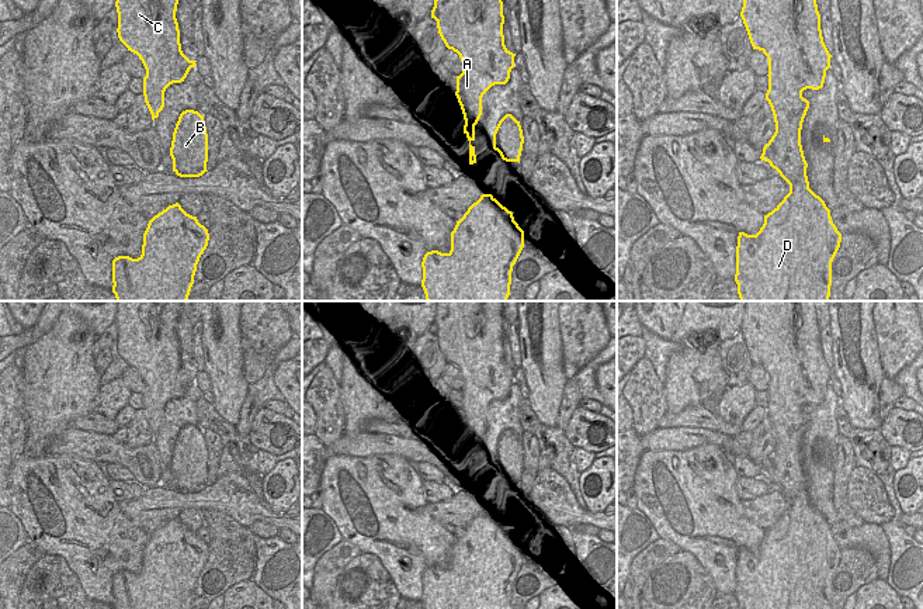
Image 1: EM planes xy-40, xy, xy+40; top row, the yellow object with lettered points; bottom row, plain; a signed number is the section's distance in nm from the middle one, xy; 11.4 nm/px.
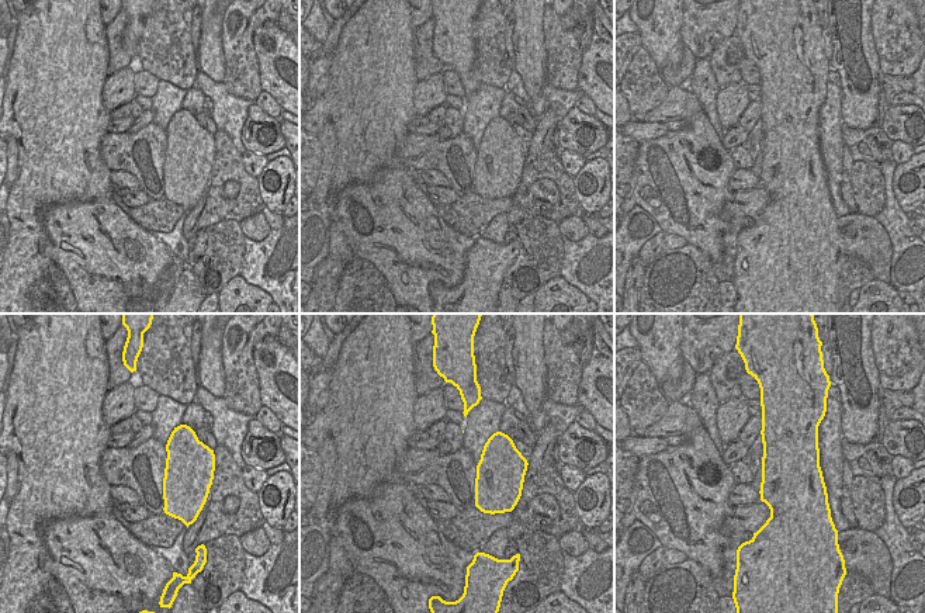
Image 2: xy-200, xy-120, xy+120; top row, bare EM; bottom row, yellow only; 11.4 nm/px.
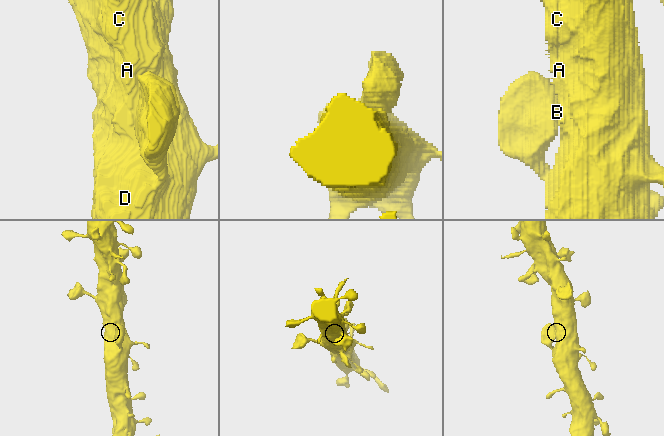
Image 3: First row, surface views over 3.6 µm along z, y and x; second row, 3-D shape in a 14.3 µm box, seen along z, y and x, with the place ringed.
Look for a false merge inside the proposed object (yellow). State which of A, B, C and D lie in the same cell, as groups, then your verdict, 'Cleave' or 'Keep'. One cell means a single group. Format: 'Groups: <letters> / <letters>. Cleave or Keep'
Groups: A B C D. Keep.

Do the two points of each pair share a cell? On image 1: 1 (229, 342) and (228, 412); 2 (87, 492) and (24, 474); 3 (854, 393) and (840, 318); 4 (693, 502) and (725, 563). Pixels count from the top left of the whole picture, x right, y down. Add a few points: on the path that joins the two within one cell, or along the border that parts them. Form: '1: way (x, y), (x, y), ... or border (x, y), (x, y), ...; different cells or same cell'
1: way (228, 359), (228, 395); same cell
2: way (72, 492), (56, 492), (40, 476); same cell
3: way (852, 374), (852, 336); same cell
4: way (705, 518), (712, 526), (715, 547); same cell

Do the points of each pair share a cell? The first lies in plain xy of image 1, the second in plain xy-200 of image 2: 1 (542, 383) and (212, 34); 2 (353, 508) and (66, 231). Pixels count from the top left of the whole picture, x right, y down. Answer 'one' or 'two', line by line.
1: one
2: one

